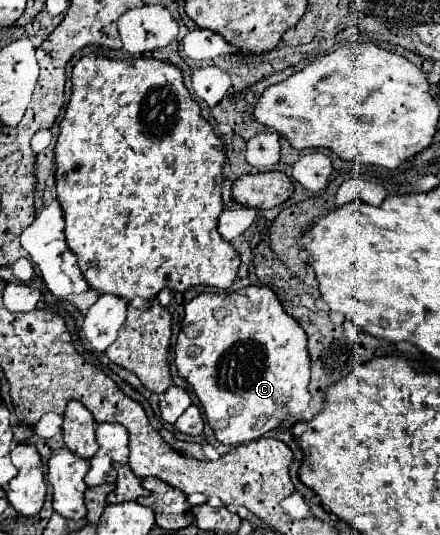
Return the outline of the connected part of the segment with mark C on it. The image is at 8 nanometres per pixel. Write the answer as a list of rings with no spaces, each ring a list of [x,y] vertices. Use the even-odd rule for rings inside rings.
[[[243,287],[239,291],[227,291],[227,293],[199,293],[195,299],[191,299],[185,305],[185,319],[181,323],[181,331],[179,331],[177,345],[175,345],[175,365],[177,365],[179,375],[193,387],[195,395],[201,401],[207,423],[211,425],[217,441],[223,443],[223,445],[241,445],[241,443],[247,443],[247,441],[261,439],[271,429],[279,427],[285,417],[303,413],[309,407],[309,401],[311,401],[311,393],[307,389],[309,373],[311,373],[311,357],[309,357],[309,351],[307,351],[307,333],[303,331],[303,327],[293,317],[289,317],[285,313],[279,297],[269,287]]]

